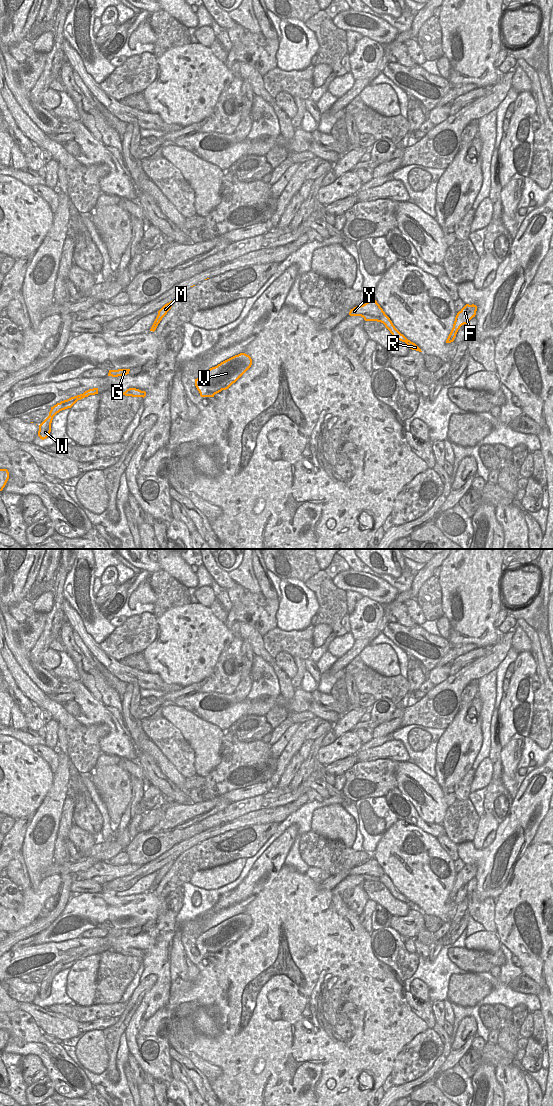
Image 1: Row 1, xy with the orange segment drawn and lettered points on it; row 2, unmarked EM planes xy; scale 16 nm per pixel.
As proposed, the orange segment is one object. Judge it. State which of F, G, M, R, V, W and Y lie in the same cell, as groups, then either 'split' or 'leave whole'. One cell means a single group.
F R V Y / G M W | split

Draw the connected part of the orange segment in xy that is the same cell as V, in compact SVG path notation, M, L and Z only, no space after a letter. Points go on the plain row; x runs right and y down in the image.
M240 913L205 931L195 939L195 946L201 957L214 957L235 943L251 925L251 917Z

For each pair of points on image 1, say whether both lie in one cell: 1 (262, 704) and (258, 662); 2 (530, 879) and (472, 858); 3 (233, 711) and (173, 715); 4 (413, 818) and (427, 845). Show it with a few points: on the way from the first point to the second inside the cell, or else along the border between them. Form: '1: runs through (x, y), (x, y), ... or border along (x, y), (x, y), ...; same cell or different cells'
1: border along (279, 694), (246, 699); different cells
2: border along (525, 852), (516, 863), (513, 873), (501, 893); different cells
3: border along (177, 705), (216, 725); different cells
4: border along (398, 819), (411, 823), (435, 837); different cells

